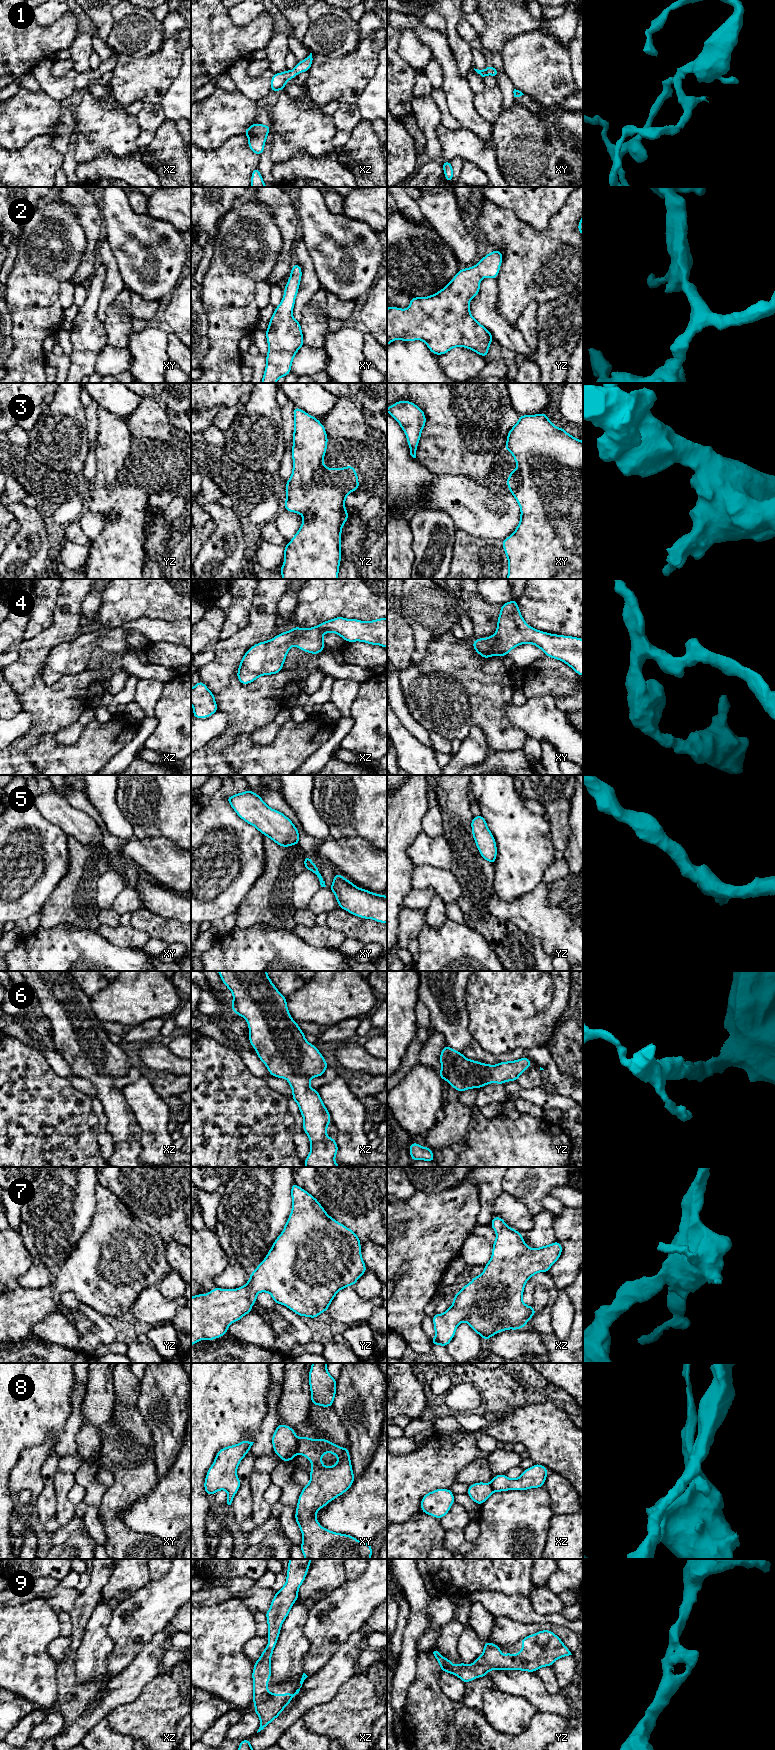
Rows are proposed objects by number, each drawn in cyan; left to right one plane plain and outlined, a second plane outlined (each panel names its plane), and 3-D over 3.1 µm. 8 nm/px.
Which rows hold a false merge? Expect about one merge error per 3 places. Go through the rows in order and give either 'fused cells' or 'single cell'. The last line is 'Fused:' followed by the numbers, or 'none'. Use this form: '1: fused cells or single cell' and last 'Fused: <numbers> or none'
1: single cell
2: single cell
3: single cell
4: single cell
5: single cell
6: single cell
7: single cell
8: fused cells
9: single cell
Fused: 8

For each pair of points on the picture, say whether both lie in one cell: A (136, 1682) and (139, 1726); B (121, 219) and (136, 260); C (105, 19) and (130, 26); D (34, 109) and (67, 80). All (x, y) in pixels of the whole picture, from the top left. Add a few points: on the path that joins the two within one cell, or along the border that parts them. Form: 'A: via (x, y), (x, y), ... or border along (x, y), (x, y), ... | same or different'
A: border along (152, 1679), (134, 1700), (120, 1704), (116, 1708) | different
B: via (125, 229), (126, 235), (136, 245), (136, 250) | same
C: border along (112, 10), (111, 30), (105, 41) | different
D: border along (42, 90), (60, 102) | different

